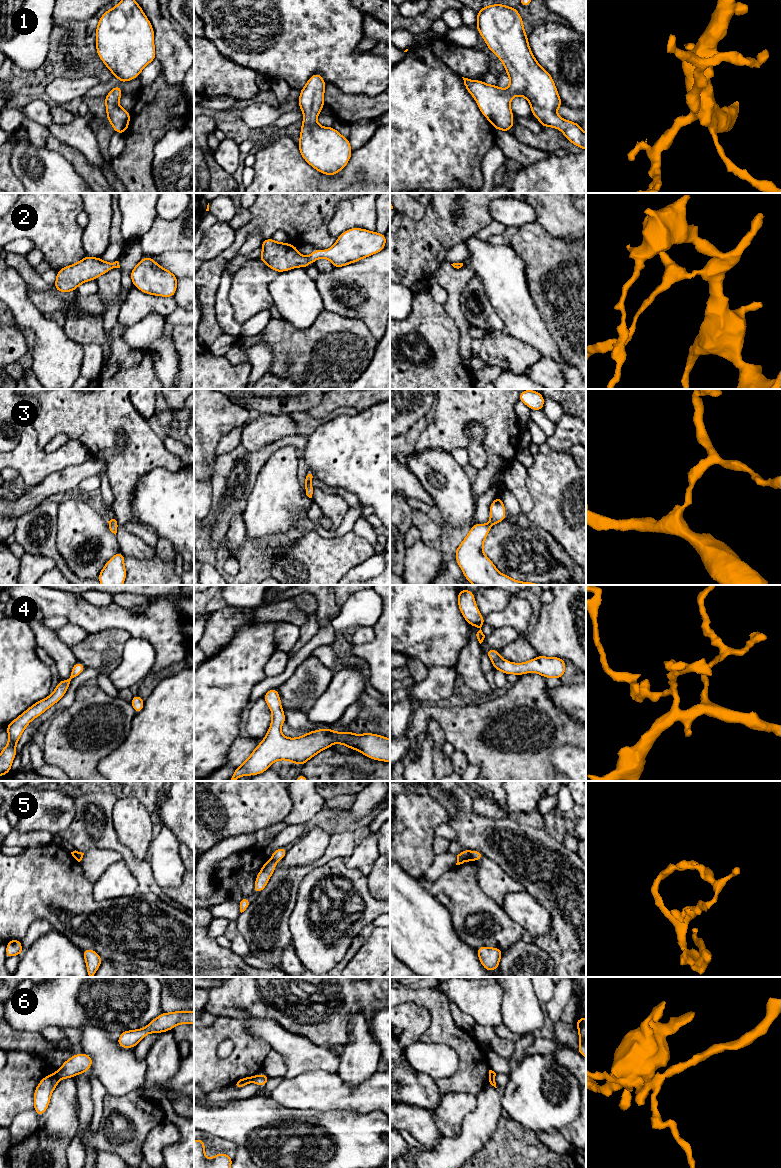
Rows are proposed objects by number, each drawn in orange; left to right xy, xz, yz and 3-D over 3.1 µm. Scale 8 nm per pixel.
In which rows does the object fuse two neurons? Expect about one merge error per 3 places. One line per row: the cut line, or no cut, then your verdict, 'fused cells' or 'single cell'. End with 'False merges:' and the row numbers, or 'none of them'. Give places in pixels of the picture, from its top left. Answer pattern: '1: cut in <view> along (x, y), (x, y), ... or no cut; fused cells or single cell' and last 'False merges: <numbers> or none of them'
1: no cut; single cell
2: no cut; single cell
3: no cut; single cell
4: no cut; single cell
5: cut in yz along (469, 851), (473, 860); fused cells
6: cut in xy along (54, 1073), (58, 1079); fused cells
False merges: 5, 6

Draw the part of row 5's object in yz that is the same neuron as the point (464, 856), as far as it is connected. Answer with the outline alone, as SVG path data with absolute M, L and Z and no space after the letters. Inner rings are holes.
M465 849L460 854L457 855L457 863L456 865L463 864L466 861L473 861L470 851Z

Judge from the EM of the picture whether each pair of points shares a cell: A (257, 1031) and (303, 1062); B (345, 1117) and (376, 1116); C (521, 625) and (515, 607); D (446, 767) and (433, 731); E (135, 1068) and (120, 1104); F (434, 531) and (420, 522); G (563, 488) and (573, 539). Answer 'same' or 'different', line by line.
A: same
B: same
C: same
D: same
E: different
F: same
G: same

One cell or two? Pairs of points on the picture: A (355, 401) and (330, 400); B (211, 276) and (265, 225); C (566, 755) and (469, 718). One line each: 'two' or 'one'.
A: one
B: one
C: two

